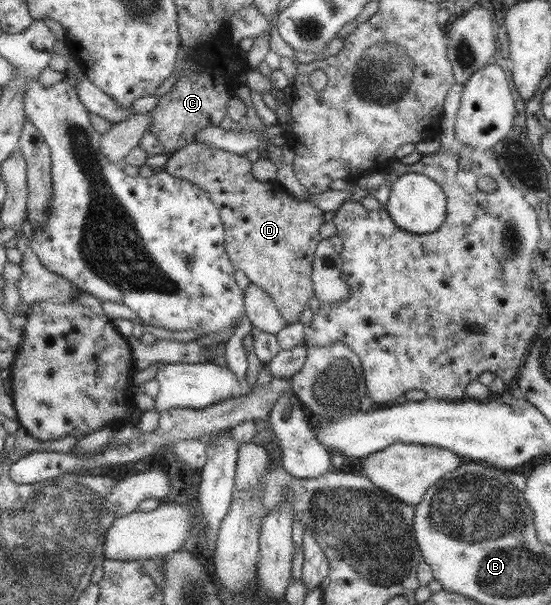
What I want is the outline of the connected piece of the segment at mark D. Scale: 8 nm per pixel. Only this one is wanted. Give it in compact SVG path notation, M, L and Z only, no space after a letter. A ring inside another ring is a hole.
M192 142L168 155L164 171L178 178L186 179L200 187L212 203L220 210L226 231L226 250L231 263L248 278L249 283L265 291L274 302L287 324L298 322L300 311L313 295L310 269L316 244L321 240L318 227L322 225L322 211L305 200L292 199L282 193L278 187L272 187L268 181L261 182L253 178L251 163L244 156L231 154L203 143Z

